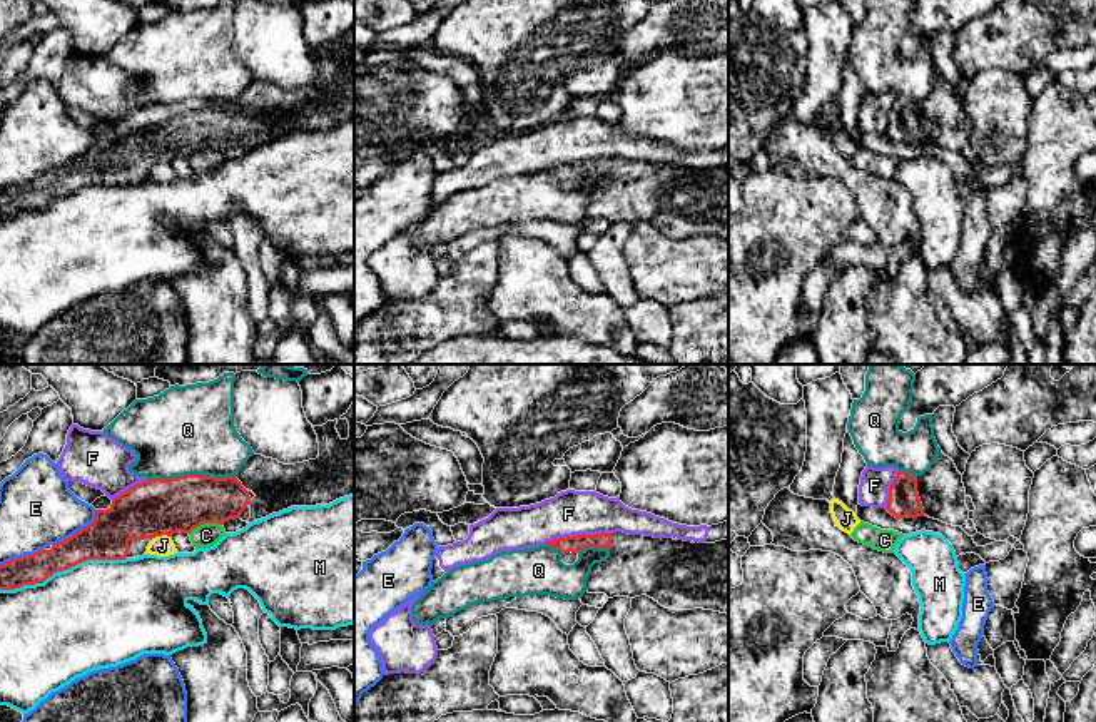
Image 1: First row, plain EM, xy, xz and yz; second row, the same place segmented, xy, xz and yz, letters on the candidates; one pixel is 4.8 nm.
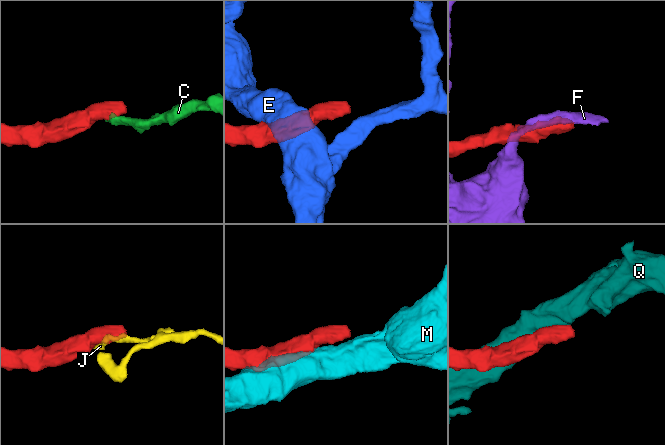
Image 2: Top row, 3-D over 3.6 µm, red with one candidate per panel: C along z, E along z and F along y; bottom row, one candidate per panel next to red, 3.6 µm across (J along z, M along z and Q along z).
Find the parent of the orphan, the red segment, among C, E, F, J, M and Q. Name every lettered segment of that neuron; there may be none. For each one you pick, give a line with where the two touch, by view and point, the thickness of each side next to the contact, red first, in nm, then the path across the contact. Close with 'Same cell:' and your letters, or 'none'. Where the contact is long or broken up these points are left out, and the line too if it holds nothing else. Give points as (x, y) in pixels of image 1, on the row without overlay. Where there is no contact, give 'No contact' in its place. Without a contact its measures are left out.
Same cell: none

